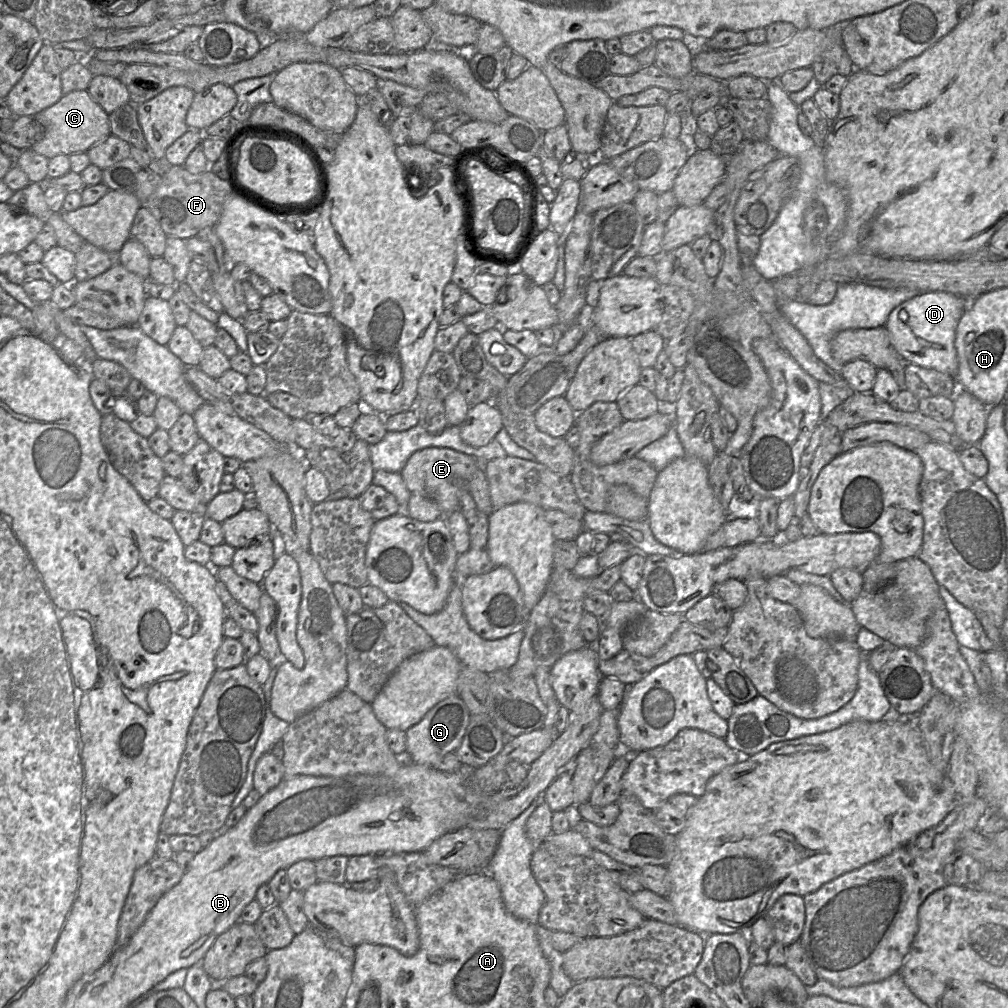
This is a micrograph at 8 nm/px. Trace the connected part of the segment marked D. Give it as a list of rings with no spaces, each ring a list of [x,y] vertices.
[[[942,291],[923,292],[895,307],[884,327],[894,349],[907,363],[954,377],[958,369],[956,329],[966,310],[967,300],[962,296]]]

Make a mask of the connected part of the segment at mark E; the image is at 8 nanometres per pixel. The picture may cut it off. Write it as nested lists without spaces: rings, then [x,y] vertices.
[[[428,447],[414,452],[400,474],[411,493],[427,497],[437,503],[443,516],[457,510],[459,498],[469,492],[469,483],[476,470],[483,468],[485,461],[450,448]]]

